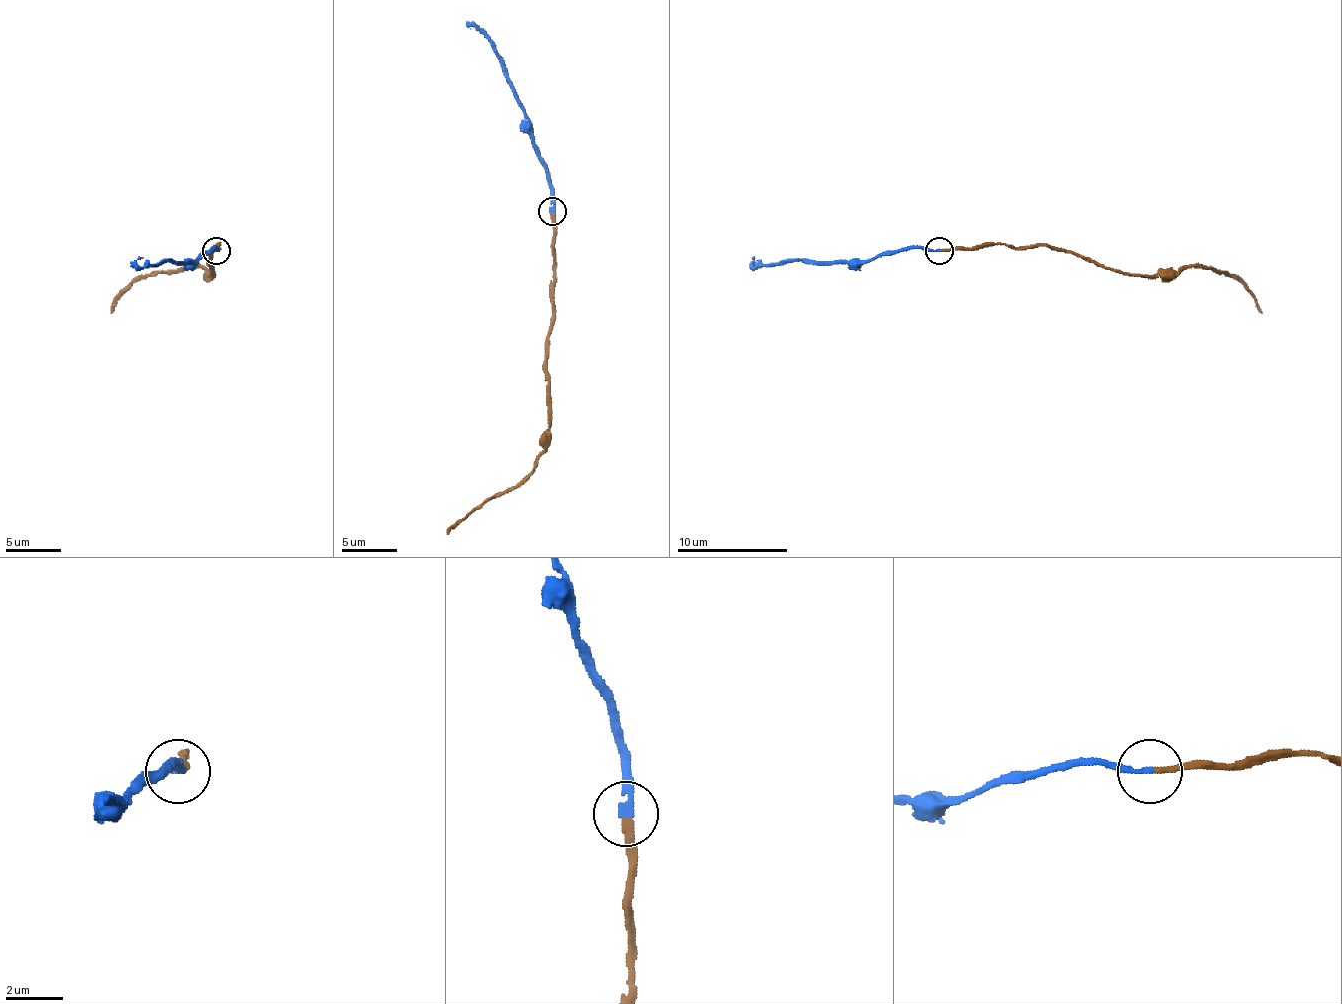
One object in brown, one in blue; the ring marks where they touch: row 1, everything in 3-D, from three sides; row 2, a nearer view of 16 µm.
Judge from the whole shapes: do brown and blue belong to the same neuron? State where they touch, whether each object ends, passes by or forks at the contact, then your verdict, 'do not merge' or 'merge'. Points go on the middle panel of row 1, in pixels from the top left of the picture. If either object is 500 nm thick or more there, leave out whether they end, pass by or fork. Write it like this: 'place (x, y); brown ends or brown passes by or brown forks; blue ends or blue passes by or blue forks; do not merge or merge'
place (552, 211); brown ends; blue ends; merge

